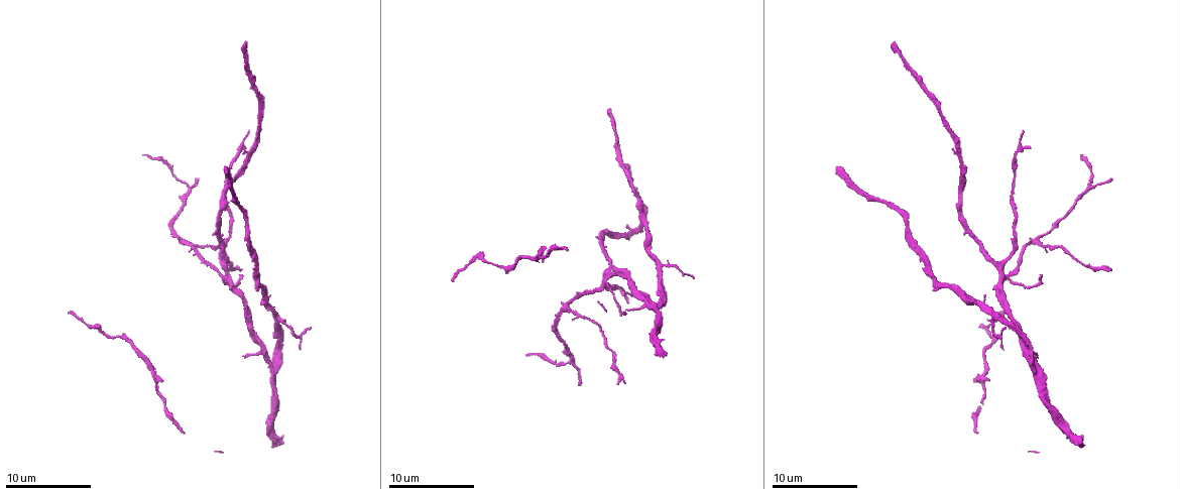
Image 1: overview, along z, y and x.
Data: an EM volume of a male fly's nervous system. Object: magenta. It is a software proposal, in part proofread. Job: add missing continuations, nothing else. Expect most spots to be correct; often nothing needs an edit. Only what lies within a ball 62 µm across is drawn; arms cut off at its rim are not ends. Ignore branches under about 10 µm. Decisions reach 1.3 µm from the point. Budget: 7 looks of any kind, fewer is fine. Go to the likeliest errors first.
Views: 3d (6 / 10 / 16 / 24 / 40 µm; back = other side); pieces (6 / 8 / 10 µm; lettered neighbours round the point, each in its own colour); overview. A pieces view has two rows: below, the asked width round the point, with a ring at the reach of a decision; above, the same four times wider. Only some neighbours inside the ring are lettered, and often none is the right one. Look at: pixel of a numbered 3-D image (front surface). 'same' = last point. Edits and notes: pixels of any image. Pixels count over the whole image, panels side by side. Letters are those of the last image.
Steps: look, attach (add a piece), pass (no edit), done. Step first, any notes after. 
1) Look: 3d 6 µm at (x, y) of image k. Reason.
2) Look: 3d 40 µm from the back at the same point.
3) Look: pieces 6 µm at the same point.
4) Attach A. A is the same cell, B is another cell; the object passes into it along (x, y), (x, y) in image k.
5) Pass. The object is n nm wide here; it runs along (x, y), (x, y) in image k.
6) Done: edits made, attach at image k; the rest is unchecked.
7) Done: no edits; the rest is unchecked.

Look: pieces 10 µm at (199, 180) of image 1. An open end.

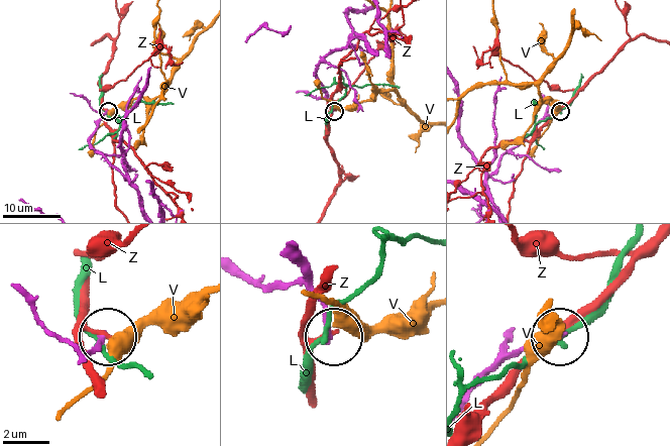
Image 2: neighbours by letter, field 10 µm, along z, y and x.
Pass. L, V and Z are other cells; it runs along (291, 249), (323, 308), (329, 335) in image 2; no lettered piece goes on from it.

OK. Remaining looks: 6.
Look: 3d 6 µm at (1040, 278) of image 1. Thin end.

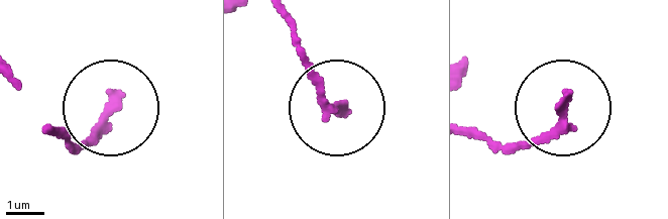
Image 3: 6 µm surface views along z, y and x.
Look: pieces 6 µm at (117, 97) of image 3.

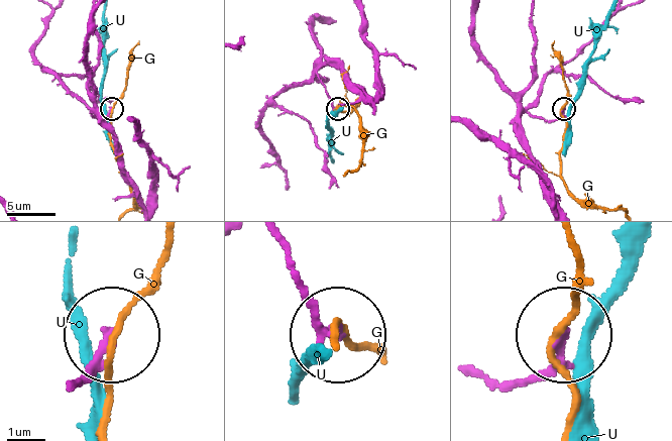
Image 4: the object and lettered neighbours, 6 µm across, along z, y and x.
Pass. G and U are other cells; it runs along (72, 378), (88, 368), (104, 333) in image 4; no lettered piece goes on from it.

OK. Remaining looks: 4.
Look: pieces 6 µm at (450, 279) of image 1. End of a long branch.

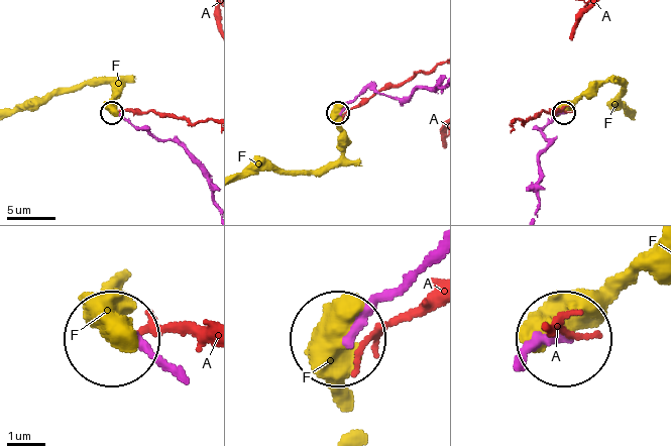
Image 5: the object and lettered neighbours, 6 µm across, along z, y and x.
Pass. A and F are other cells; it runs along (408, 272), (343, 337) in image 5; none of them fits.

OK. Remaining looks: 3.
Look: pieces 6 µm at (249, 130) of image 1.

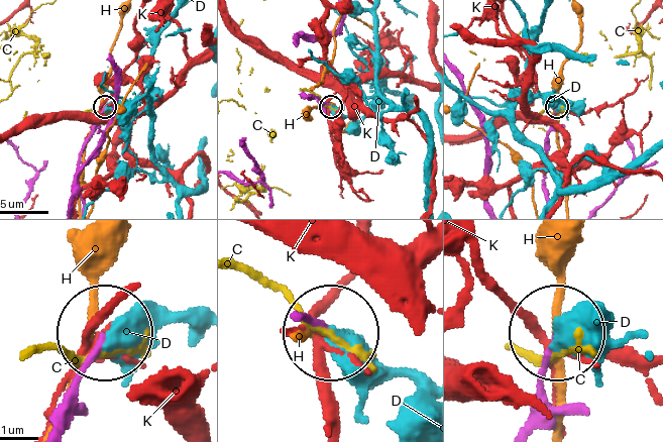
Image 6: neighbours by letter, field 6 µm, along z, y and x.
Pass. C, D, H and K are other cells; it runs along (529, 426), (552, 332) in image 6; none of them fits.

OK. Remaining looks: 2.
Done: no edits; the rest is unchecked.

